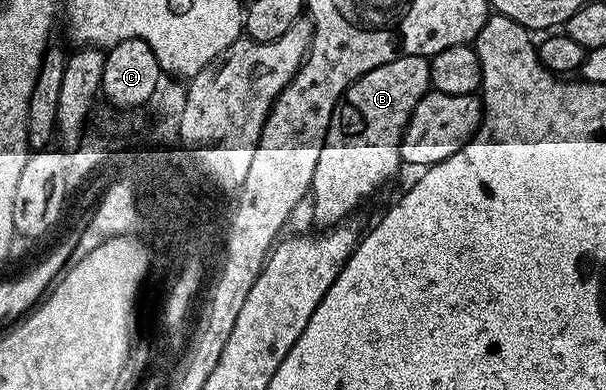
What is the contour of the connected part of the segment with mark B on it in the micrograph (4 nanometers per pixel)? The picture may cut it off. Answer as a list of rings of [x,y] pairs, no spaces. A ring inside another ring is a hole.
[[[416,55],[392,59],[392,63],[384,63],[368,71],[368,75],[356,79],[347,87],[345,95],[338,100],[338,106],[334,109],[324,147],[320,147],[320,163],[316,163],[316,175],[310,184],[312,201],[314,197],[314,217],[322,224],[319,226],[333,227],[345,222],[349,218],[346,216],[361,201],[368,200],[385,181],[397,175],[398,165],[403,164],[400,143],[408,127],[408,119],[412,111],[416,111],[416,103],[420,103],[420,99],[428,92],[431,92],[430,62]]]

